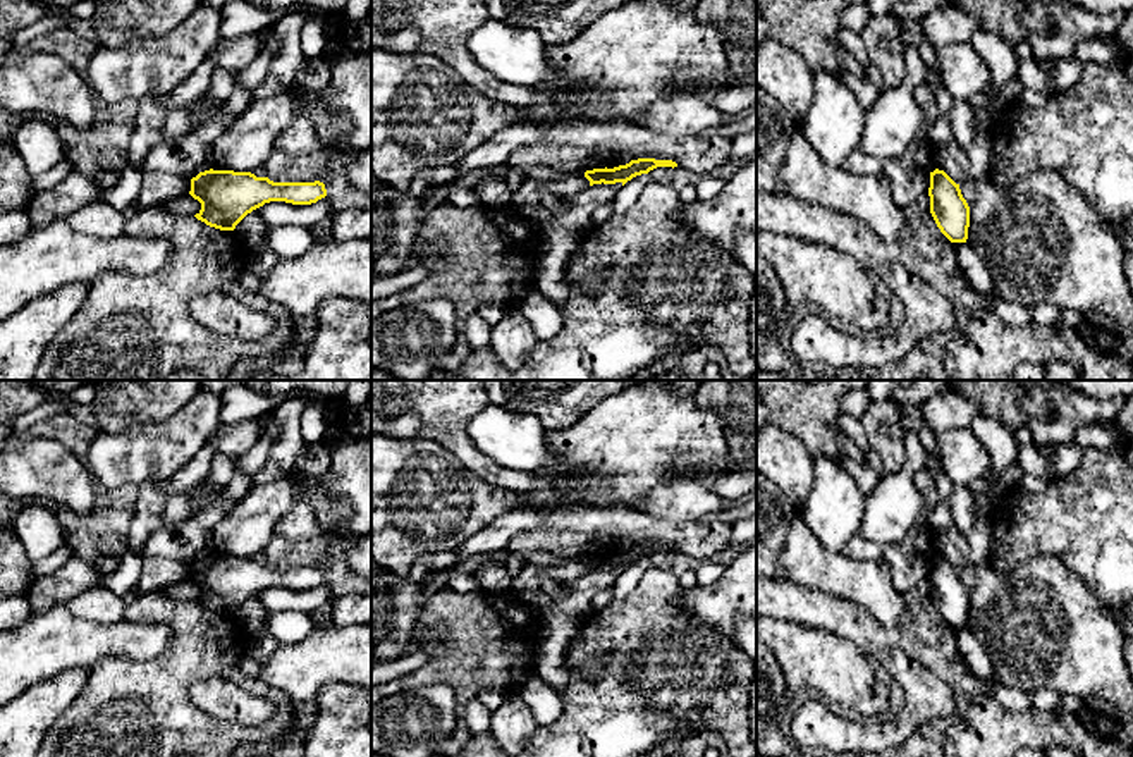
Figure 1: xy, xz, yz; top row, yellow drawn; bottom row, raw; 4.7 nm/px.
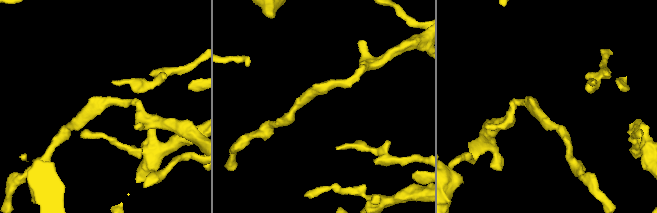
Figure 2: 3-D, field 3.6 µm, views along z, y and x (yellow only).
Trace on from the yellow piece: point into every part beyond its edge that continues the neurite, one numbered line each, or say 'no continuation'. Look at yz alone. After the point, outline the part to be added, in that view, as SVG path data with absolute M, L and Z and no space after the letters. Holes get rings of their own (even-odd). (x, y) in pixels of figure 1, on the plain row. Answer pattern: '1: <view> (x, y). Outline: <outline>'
no continuation

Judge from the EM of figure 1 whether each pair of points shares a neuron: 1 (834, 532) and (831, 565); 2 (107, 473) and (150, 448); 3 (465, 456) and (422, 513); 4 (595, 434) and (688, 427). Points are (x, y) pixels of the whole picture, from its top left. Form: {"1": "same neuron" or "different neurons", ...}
{"1": "different neurons", "2": "same neuron", "3": "different neurons", "4": "same neuron"}

